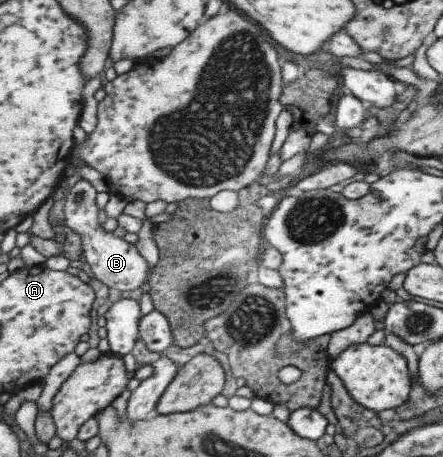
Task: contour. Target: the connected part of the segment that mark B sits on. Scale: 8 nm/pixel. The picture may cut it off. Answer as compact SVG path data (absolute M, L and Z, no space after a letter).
M80 179L70 187L67 187L64 194L64 223L68 228L77 232L81 238L81 251L85 261L89 264L93 276L107 286L116 288L120 292L124 290L136 290L147 280L146 274L149 266L146 260L136 251L131 243L112 235L110 231L104 231L96 222L96 192L92 185L85 179Z

